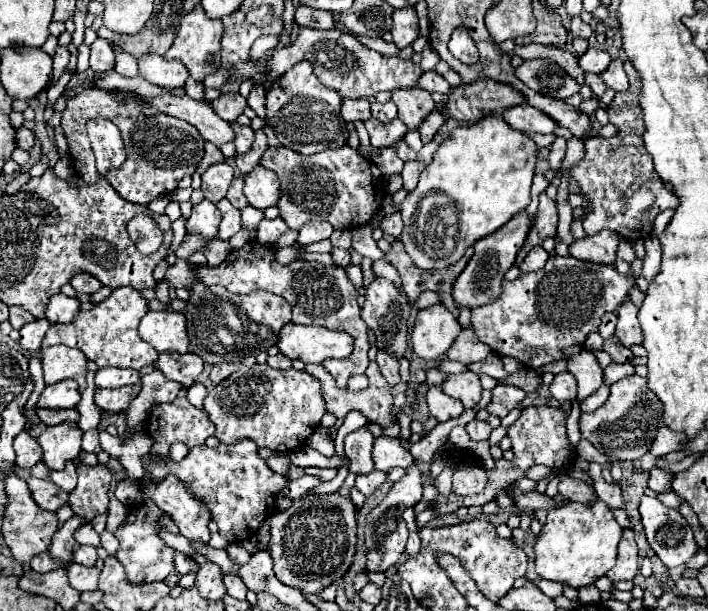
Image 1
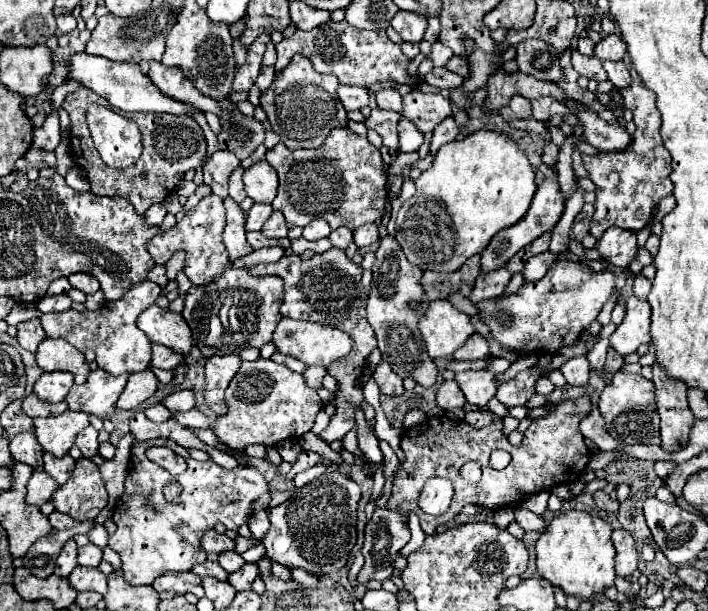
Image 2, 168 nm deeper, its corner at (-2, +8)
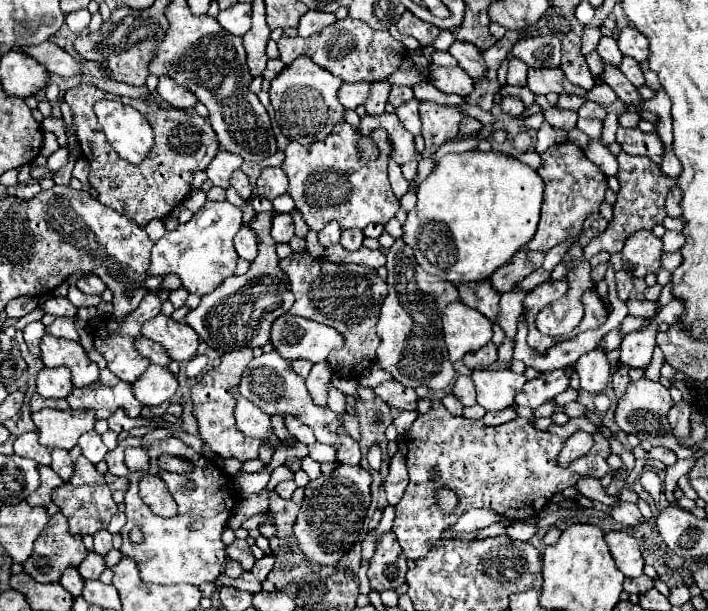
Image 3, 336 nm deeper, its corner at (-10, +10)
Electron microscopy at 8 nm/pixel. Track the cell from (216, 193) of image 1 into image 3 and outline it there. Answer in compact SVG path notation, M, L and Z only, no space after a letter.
M220 149L218 155L212 159L212 163L208 165L206 175L208 175L208 179L210 179L214 185L226 189L226 187L230 185L230 183L228 183L228 181L230 181L230 175L232 175L236 169L240 169L240 165L242 165L242 157Z

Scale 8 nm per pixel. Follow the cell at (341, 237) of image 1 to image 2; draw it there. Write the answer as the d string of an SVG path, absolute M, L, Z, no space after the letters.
M338 227L338 229L334 229L334 231L330 233L330 241L332 241L334 247L346 249L348 243L352 241L352 231L350 231L348 227Z

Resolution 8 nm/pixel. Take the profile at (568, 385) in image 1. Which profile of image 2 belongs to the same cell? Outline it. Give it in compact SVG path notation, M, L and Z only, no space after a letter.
M584 355L580 357L574 357L570 361L566 361L562 367L560 367L564 379L568 381L568 385L580 385L580 387L586 387L588 385L588 377L590 377L590 363Z

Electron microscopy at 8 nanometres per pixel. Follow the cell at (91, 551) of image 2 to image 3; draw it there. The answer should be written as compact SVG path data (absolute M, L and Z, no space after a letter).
M90 551L88 557L80 563L78 573L80 573L80 577L82 577L84 581L90 581L90 579L98 579L104 569L106 569L104 557L100 557L100 555L96 555L96 553Z

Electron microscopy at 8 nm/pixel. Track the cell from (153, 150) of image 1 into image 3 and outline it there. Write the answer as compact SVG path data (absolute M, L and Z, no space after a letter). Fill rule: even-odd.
M78 83L72 89L68 89L68 93L64 95L64 101L72 107L78 143L82 147L84 157L90 161L88 183L96 189L98 201L126 215L128 219L136 221L142 229L150 221L162 219L168 213L172 213L172 209L178 207L188 197L188 193L192 191L190 183L192 183L194 171L206 169L220 147L212 125L196 111L162 109L162 107L156 107L156 101L152 99L118 97L112 93L104 93L94 85L86 85L86 83ZM102 99L118 99L126 105L132 105L150 123L154 131L154 147L150 149L150 153L142 163L134 165L123 160L104 139L102 127L94 113L94 103Z

